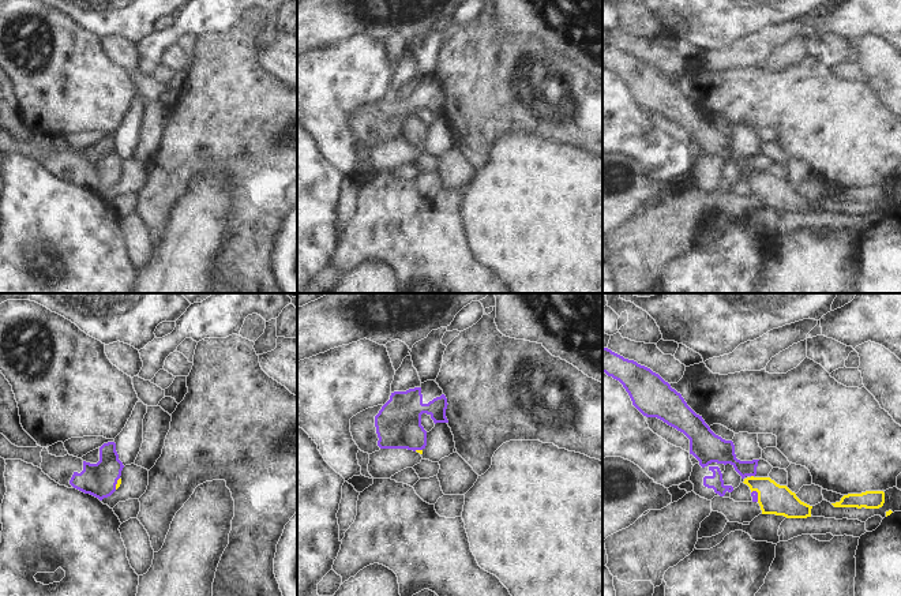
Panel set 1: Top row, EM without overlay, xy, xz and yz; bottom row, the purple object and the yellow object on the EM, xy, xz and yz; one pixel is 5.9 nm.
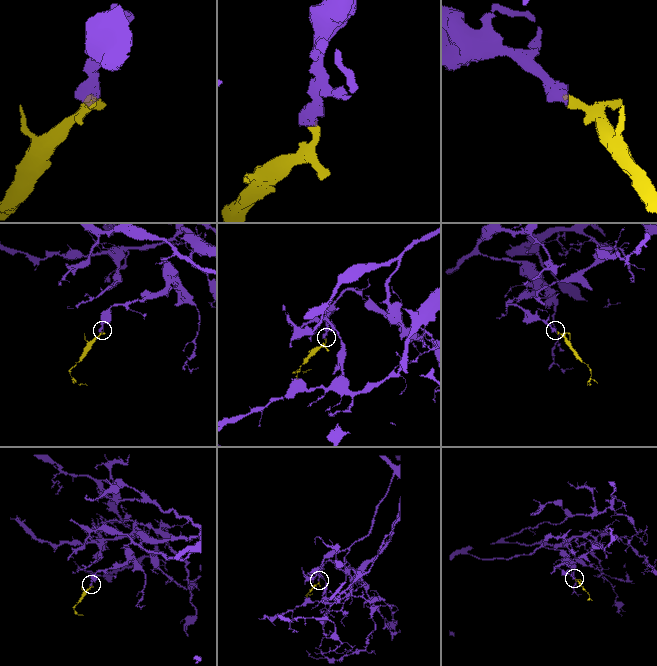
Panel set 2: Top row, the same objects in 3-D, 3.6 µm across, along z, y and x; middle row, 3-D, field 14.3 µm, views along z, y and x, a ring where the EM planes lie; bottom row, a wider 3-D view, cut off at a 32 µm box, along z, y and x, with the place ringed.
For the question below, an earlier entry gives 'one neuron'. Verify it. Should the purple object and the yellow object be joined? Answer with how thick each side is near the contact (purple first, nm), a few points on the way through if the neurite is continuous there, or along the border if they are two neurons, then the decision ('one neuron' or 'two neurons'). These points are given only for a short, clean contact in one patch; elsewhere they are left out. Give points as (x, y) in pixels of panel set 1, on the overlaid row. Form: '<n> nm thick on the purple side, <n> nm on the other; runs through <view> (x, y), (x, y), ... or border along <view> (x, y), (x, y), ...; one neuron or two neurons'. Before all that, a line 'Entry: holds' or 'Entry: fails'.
Entry: holds
50 nm thick on the purple side, 180 nm on the other; runs through yz (754, 494), (757, 495), (770, 495), (773, 498); one neuron

